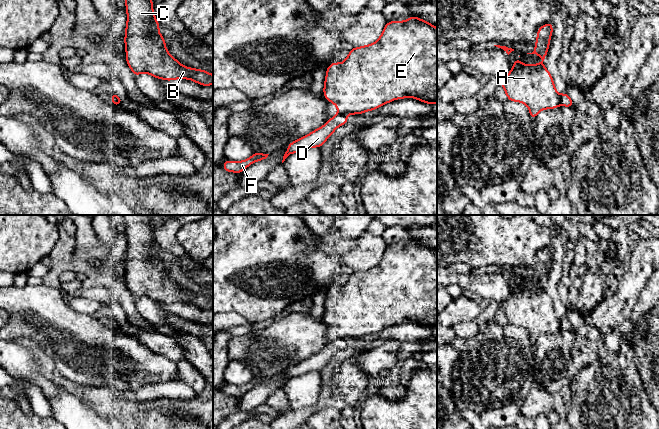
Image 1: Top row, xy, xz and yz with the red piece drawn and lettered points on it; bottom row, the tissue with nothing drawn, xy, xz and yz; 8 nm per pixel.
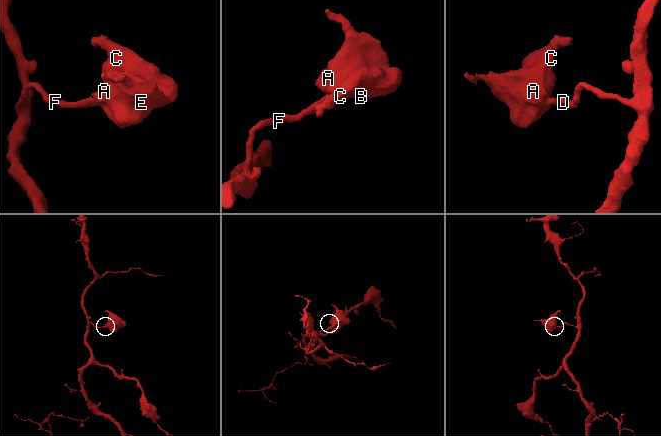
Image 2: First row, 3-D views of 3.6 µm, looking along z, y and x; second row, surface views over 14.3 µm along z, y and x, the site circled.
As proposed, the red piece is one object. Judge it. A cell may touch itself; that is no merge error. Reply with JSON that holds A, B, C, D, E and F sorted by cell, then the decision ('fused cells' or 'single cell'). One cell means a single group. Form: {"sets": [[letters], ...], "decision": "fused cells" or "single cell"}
{"sets": [["A", "B", "C", "E"], ["D", "F"]], "decision": "fused cells"}

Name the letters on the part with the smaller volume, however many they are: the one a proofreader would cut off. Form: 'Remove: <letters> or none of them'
Remove: A, B, C, E

